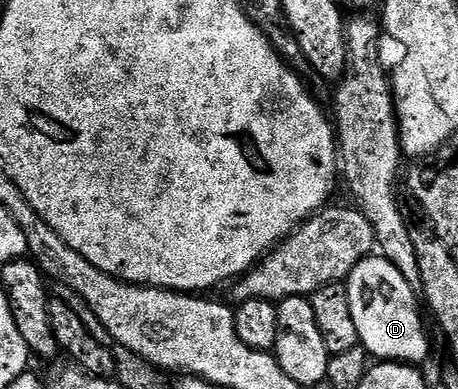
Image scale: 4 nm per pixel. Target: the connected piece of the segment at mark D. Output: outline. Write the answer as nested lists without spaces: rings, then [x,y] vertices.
[[[379,255],[363,257],[354,271],[350,271],[346,284],[350,295],[350,312],[354,314],[354,323],[358,326],[360,344],[369,355],[380,361],[401,363],[421,363],[427,359],[428,333],[420,318],[417,290],[402,279],[394,263]]]

